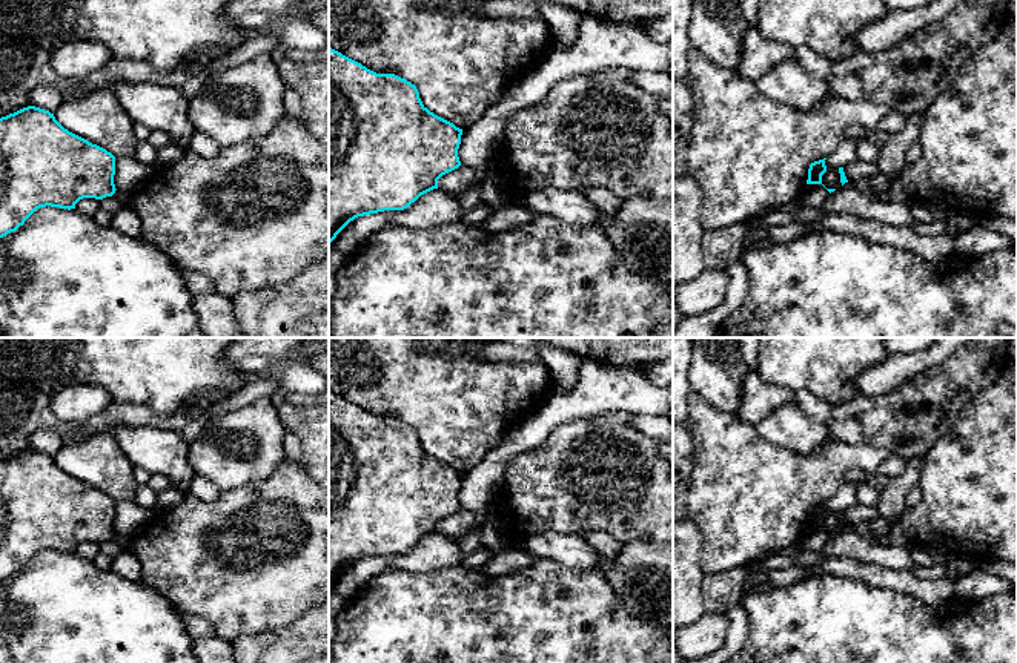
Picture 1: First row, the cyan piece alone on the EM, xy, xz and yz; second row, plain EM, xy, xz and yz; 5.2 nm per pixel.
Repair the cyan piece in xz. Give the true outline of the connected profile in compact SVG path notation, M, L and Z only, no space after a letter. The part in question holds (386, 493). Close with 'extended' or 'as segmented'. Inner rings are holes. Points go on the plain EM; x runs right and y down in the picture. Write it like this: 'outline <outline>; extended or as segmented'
outline M329 390L329 589L355 562L384 554L404 554L421 539L438 533L438 523L461 510L458 500L461 479L462 473L435 459L422 448L415 428L395 417L376 417Z; as segmented

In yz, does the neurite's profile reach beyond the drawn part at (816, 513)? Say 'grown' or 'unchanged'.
unchanged

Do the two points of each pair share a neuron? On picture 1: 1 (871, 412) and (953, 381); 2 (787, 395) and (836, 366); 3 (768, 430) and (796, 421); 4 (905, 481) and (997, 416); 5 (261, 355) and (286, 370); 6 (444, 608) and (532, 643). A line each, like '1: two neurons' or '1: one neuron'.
1: one neuron
2: two neurons
3: one neuron
4: two neurons
5: two neurons
6: one neuron

